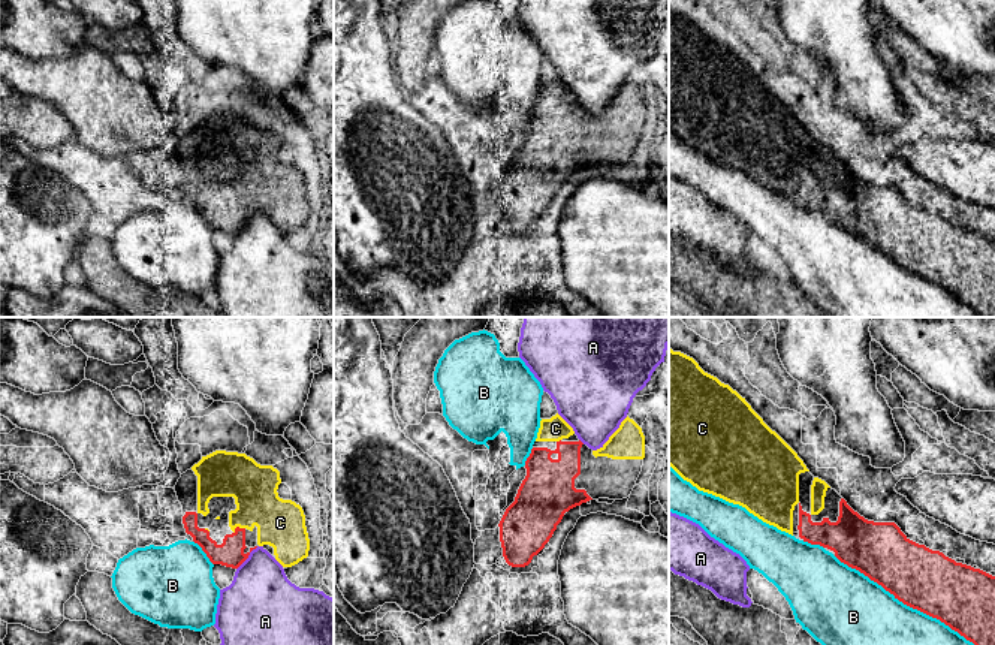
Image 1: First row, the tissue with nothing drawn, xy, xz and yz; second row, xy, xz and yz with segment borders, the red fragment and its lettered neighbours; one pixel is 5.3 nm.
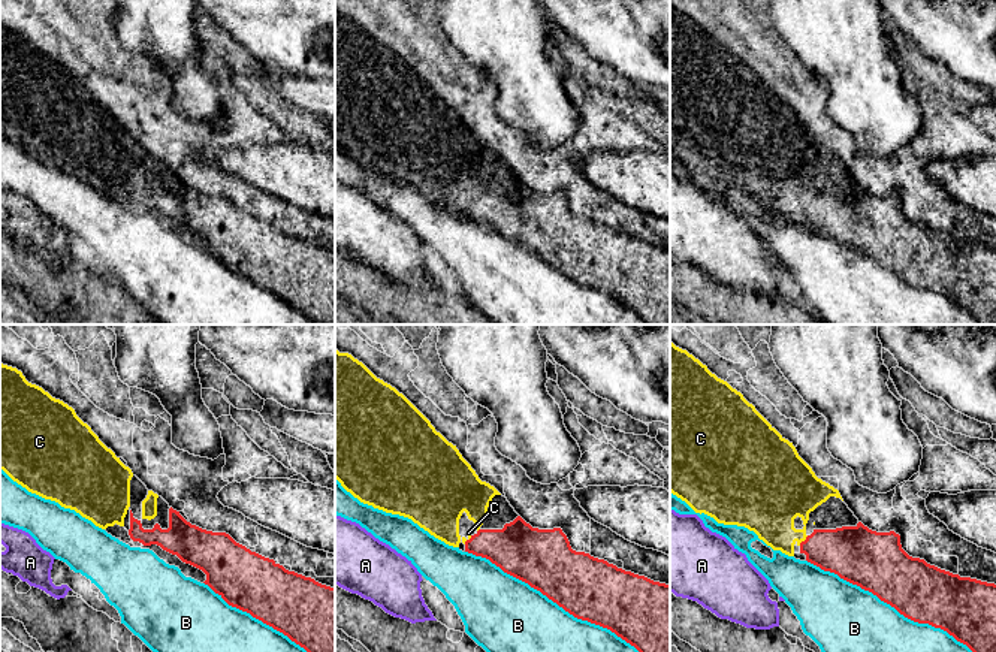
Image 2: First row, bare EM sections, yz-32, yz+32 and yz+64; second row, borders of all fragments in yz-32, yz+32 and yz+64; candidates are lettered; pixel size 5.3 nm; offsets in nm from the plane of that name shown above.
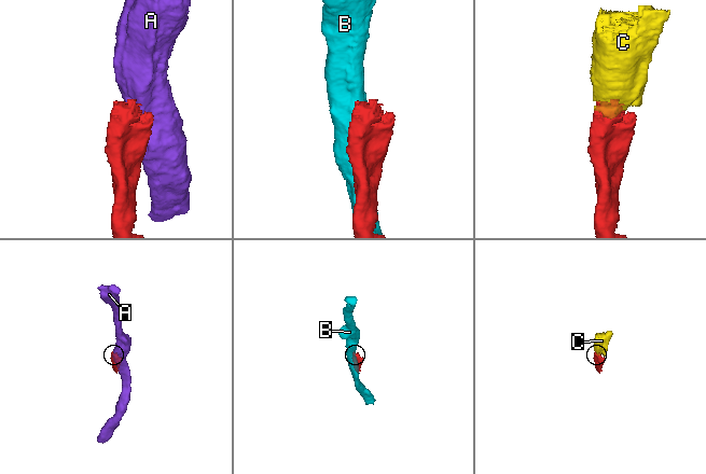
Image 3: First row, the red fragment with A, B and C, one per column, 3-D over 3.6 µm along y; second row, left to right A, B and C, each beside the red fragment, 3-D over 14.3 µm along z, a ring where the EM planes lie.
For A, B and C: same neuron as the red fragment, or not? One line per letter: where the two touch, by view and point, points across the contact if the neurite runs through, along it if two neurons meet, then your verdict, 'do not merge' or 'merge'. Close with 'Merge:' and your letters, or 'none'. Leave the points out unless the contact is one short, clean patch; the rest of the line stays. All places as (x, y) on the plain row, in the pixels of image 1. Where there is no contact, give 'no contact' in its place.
A: xy (247, 222) | do not merge
B: yz (908, 270) | do not merge
C: xy (237, 192) | across xy (231, 217), (237, 205), (237, 192), (244, 184), (280, 187) | merge
Merge: C

